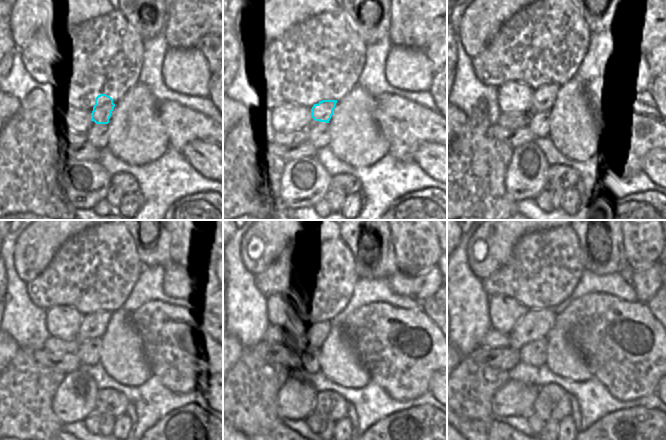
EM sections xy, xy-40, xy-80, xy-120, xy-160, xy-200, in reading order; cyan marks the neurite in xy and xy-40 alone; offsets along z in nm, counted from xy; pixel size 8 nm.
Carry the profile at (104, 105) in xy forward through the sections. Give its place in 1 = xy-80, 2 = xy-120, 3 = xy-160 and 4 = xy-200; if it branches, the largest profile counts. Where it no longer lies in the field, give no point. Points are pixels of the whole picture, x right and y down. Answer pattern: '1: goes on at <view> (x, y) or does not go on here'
1: goes on at xy-80 (542, 99)
2: goes on at xy-120 (93, 325)
3: goes on at xy-160 (312, 325)
4: goes on at xy-200 (534, 324)

